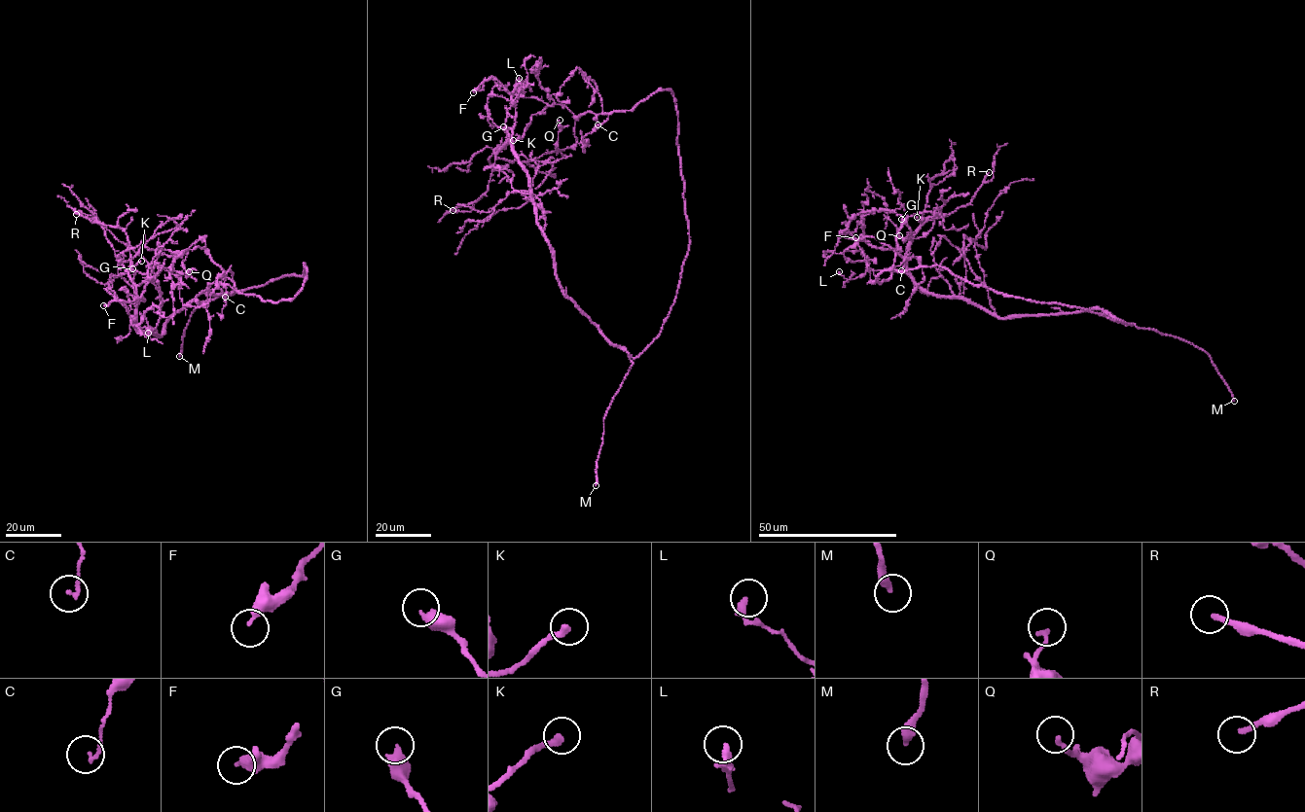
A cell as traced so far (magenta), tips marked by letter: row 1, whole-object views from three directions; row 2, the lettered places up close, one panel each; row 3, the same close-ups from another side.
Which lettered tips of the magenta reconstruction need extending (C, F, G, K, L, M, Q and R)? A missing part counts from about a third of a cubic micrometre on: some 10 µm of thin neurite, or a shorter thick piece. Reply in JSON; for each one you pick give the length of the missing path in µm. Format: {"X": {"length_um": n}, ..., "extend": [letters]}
{"K": {"length_um": 25}, "M": {"length_um": 35}, "R": {"length_um": 30}, "extend": ["K", "M", "R"]}

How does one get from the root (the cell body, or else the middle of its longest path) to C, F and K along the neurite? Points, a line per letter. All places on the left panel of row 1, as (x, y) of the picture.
C: (271, 281), (286, 275), (305, 277), (305, 264), (307, 279), (291, 300), (264, 300), (228, 285), (225, 297)
F: (271, 281), (228, 294), (198, 294), (172, 315), (160, 336), (136, 325), (141, 297), (103, 305)
K: (271, 281), (228, 294), (198, 294), (172, 315), (160, 336), (136, 325), (136, 293), (127, 268), (141, 261)

